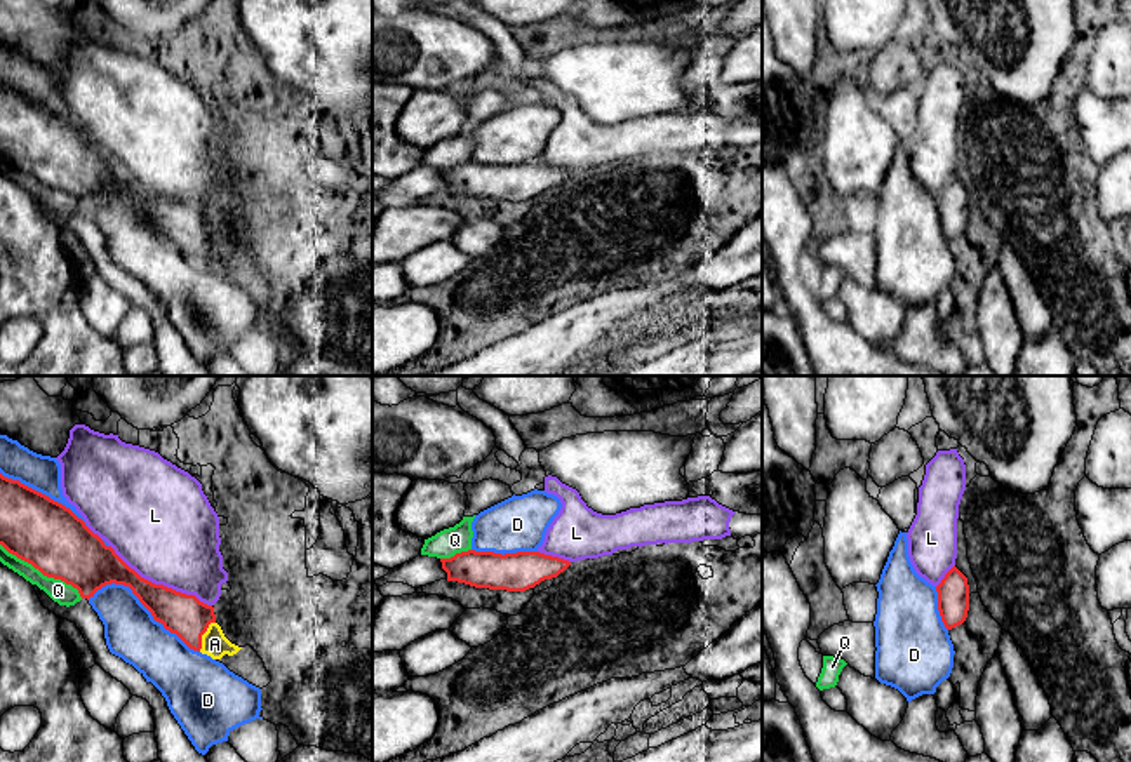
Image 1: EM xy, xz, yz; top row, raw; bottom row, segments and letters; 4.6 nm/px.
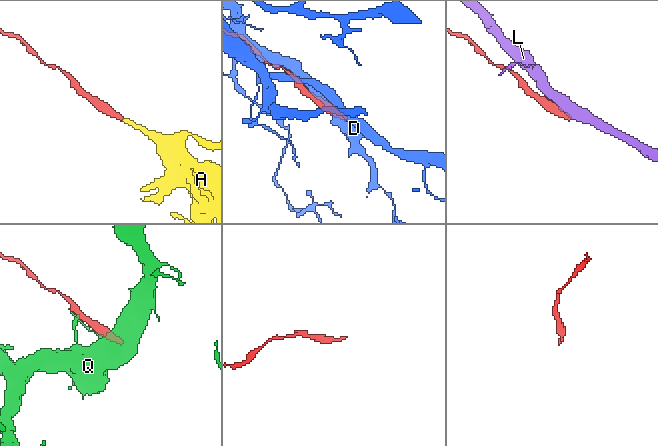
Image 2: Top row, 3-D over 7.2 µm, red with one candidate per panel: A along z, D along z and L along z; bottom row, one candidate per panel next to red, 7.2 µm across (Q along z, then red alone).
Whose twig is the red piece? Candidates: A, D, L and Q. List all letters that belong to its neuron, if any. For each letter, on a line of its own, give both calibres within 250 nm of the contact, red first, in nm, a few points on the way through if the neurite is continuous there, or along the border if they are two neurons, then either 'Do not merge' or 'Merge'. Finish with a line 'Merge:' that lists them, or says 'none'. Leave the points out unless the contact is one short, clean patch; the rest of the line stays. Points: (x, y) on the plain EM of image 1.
A: Thickness 190 nm (red) against 120 nm. Path across: xy (183, 225), (202, 244), (214, 254). Merge
D: Thickness 190 nm (red) against 240 nm. Do not merge
L: Thickness 190 nm (red) against 460 nm. Do not merge
Q: Thickness 320 nm (red) against 100 nm. Do not merge
Merge: A

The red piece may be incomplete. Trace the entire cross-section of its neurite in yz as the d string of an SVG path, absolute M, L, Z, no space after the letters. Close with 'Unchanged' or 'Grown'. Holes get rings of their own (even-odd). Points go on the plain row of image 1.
M954 176L936 197L938 221L947 240L962 235L969 221L967 188Z. Unchanged

